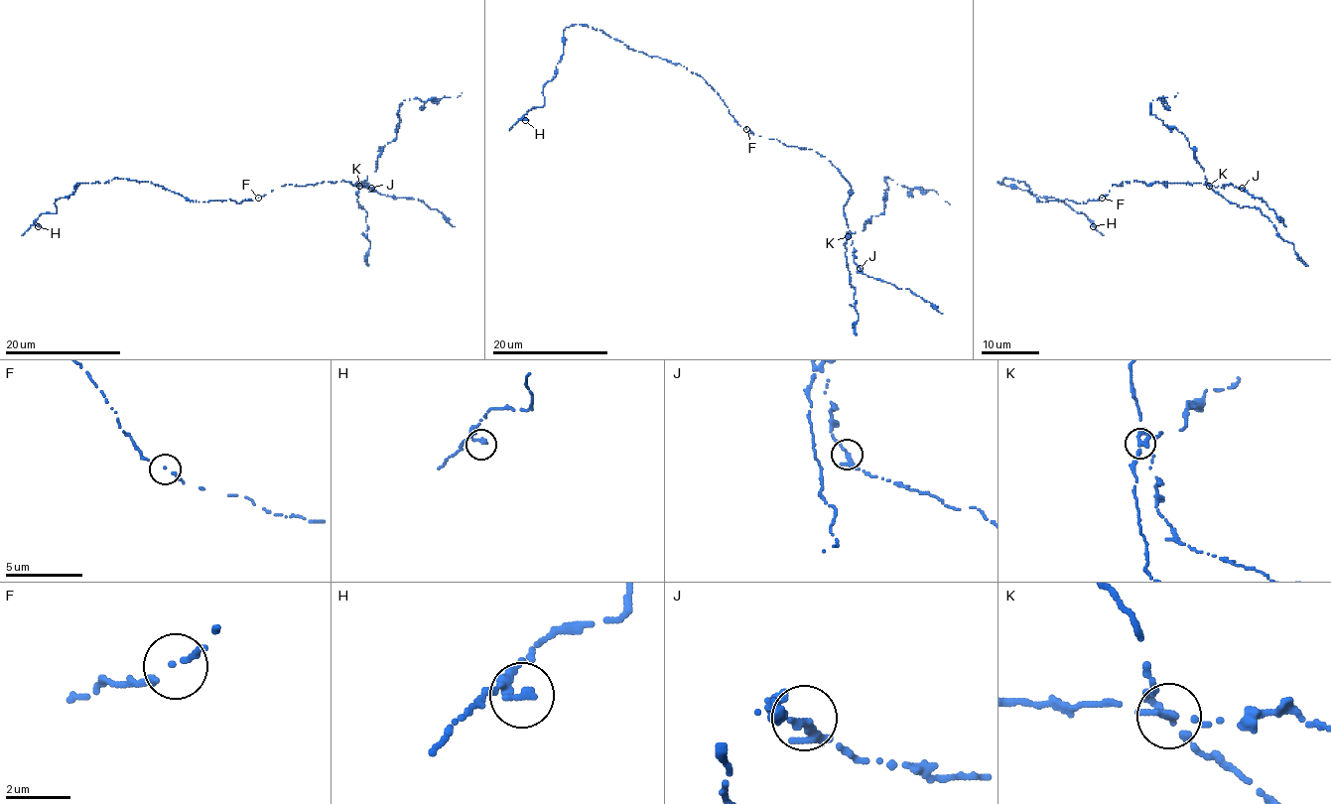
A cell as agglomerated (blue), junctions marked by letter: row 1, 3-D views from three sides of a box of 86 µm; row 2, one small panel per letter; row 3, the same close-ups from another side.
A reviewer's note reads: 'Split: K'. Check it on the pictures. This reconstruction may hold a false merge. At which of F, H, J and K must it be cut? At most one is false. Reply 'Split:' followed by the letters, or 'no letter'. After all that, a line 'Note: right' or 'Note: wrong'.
Split: K
Note: right

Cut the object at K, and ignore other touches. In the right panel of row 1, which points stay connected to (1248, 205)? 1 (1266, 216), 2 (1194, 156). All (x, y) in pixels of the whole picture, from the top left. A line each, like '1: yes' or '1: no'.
1: yes
2: yes

